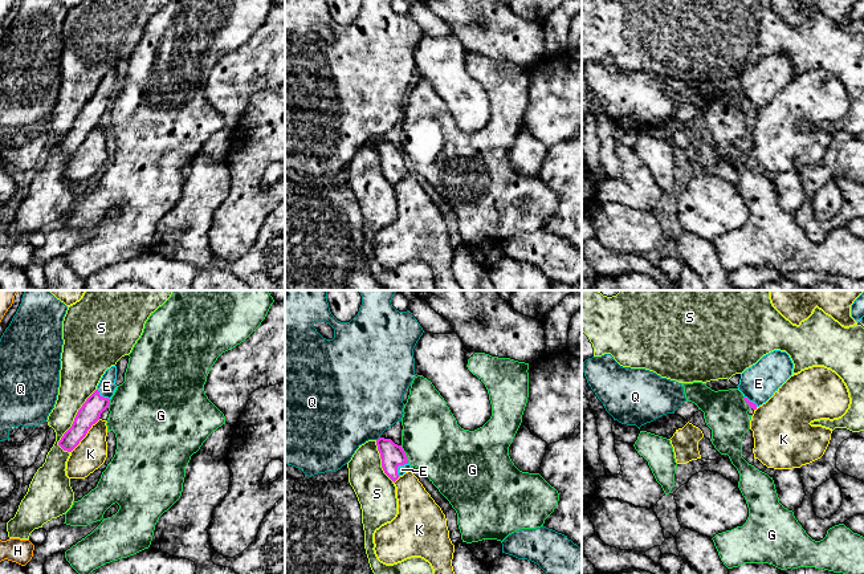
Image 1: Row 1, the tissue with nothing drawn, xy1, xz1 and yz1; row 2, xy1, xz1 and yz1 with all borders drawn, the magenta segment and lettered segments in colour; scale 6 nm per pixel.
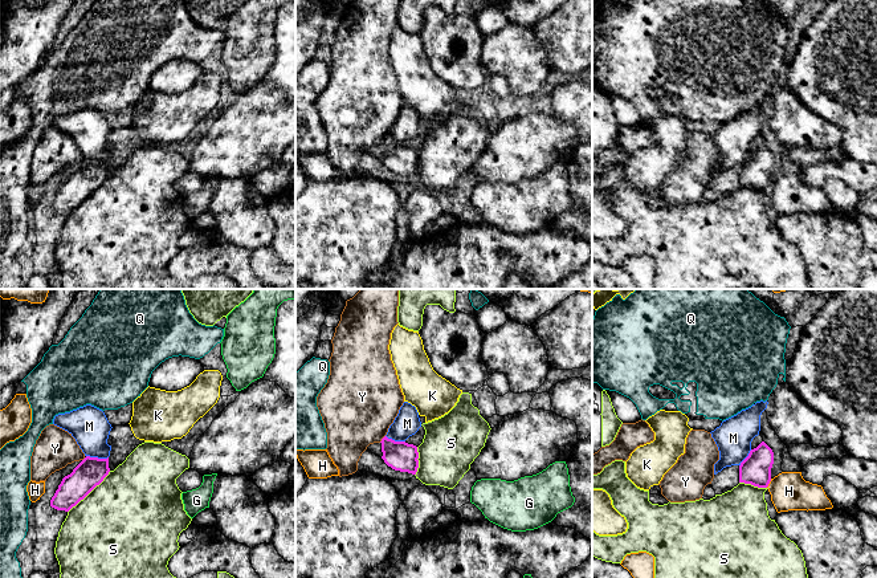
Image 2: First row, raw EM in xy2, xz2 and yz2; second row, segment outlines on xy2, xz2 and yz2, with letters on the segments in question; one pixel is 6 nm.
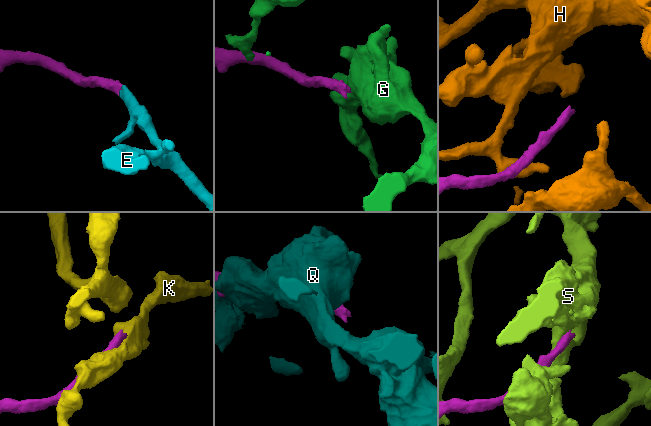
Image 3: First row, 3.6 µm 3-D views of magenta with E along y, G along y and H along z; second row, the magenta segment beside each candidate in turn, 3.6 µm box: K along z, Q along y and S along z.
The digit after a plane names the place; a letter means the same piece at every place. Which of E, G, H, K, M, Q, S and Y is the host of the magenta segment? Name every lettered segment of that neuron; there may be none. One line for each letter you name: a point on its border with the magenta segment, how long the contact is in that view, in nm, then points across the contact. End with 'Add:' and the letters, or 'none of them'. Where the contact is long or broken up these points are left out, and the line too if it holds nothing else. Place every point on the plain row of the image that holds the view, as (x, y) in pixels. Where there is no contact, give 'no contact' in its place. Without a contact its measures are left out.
E: xz1 (398, 169) | 110 nm | across xz1 (392, 158), (398, 169), (402, 172)
Add: E

